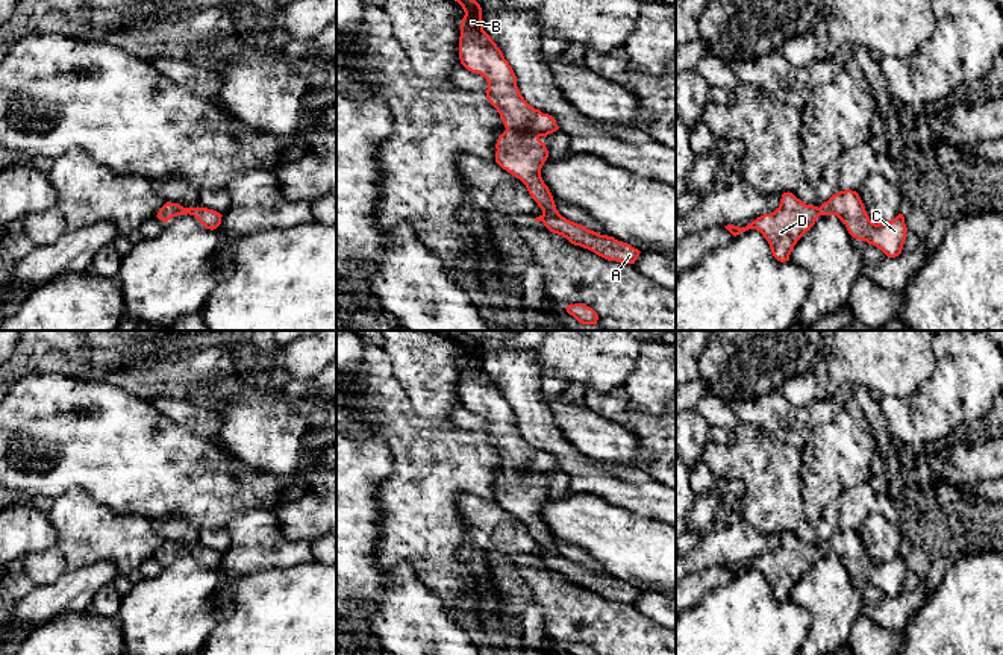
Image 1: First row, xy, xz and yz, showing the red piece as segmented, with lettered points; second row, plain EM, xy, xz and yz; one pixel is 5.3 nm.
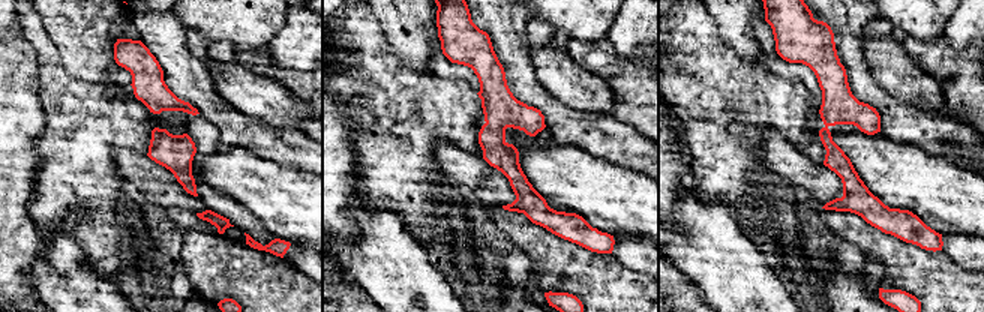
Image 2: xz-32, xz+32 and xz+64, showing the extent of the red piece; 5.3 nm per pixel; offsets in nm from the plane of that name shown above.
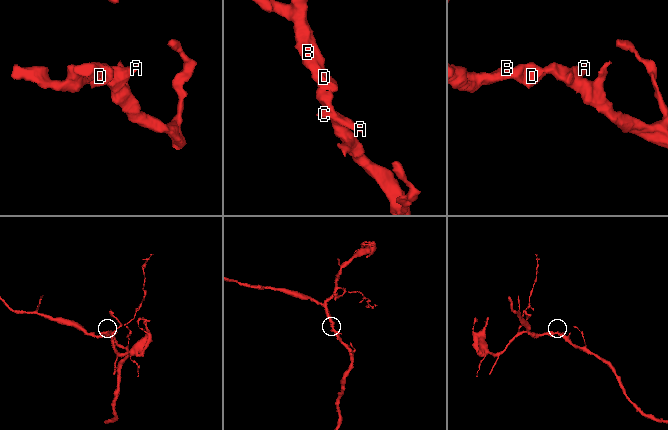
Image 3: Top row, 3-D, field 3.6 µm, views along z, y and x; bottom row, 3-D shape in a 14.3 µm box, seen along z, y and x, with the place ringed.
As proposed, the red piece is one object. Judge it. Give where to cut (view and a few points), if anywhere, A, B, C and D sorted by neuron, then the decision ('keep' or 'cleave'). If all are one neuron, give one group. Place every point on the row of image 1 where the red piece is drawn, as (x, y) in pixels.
no cut; A B C D; keep

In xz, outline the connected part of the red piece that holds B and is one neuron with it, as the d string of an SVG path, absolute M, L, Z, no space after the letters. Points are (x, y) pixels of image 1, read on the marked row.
M476 0L455 2L465 12L459 36L461 64L486 79L488 102L497 109L506 127L495 144L495 162L520 179L542 209L535 221L542 221L550 232L562 235L571 244L588 249L608 261L635 264L641 253L638 249L614 237L589 230L559 214L553 196L541 177L548 150L539 139L559 129L556 120L530 106L521 96L512 67L483 30L480 5Z

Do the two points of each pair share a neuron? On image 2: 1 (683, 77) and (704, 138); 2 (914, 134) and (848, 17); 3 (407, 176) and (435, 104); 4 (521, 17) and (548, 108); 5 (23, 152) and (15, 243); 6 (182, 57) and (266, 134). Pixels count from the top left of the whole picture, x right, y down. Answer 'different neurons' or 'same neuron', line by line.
1: same neuron
2: same neuron
3: same neuron
4: same neuron
5: same neuron
6: same neuron

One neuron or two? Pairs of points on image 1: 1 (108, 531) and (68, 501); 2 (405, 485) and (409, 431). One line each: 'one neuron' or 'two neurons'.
1: one neuron
2: one neuron

